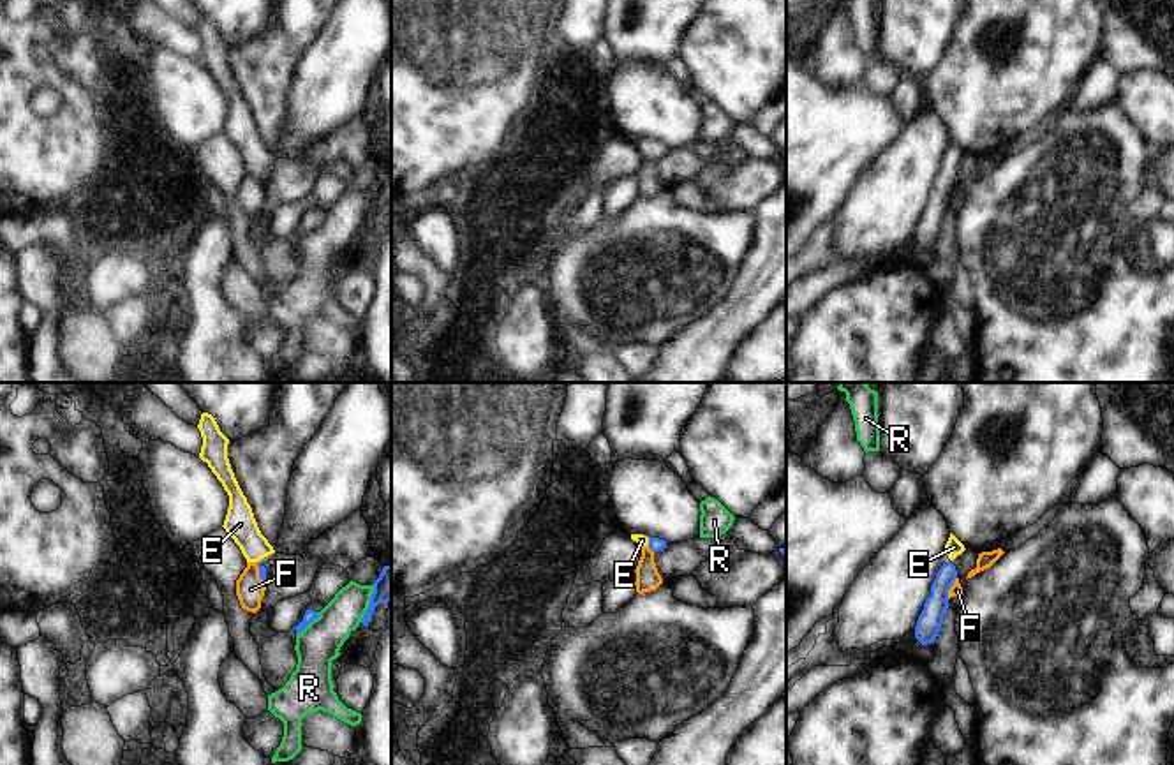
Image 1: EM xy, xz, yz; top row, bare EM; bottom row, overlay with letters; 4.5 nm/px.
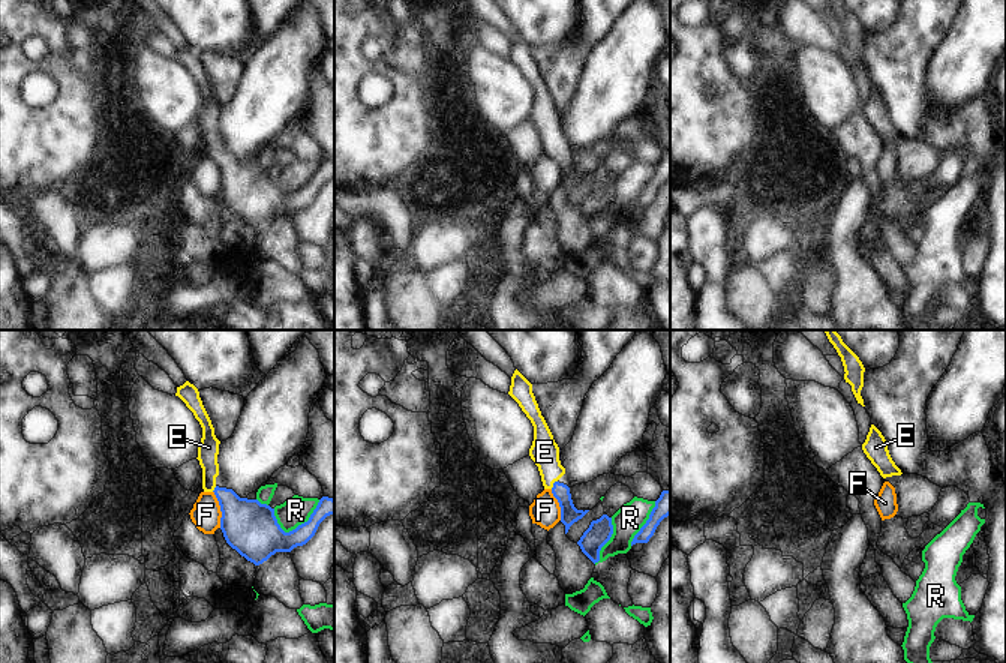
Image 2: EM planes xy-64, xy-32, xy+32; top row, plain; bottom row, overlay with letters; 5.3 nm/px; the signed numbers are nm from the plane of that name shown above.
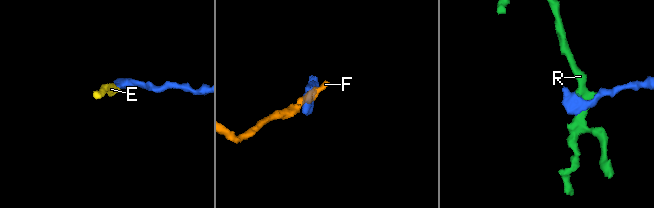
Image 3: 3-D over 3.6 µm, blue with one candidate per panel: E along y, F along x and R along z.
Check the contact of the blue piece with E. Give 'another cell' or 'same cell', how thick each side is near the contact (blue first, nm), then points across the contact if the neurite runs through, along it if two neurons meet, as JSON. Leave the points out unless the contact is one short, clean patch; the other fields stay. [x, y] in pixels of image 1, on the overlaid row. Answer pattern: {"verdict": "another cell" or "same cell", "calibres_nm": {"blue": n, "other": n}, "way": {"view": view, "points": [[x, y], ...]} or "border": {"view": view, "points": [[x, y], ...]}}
{"verdict": "same cell", "calibres_nm": {"blue": 60, "other": 50}, "way": {"view": "xz", "points": [[654, 543], [649, 540], [642, 540]]}}

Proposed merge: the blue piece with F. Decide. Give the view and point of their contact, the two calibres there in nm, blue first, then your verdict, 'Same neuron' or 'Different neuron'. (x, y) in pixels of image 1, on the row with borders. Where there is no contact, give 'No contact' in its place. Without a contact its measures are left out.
Touches blue at xz (649, 547). Thickness 60 nm (blue) against 110 nm. Different neuron

